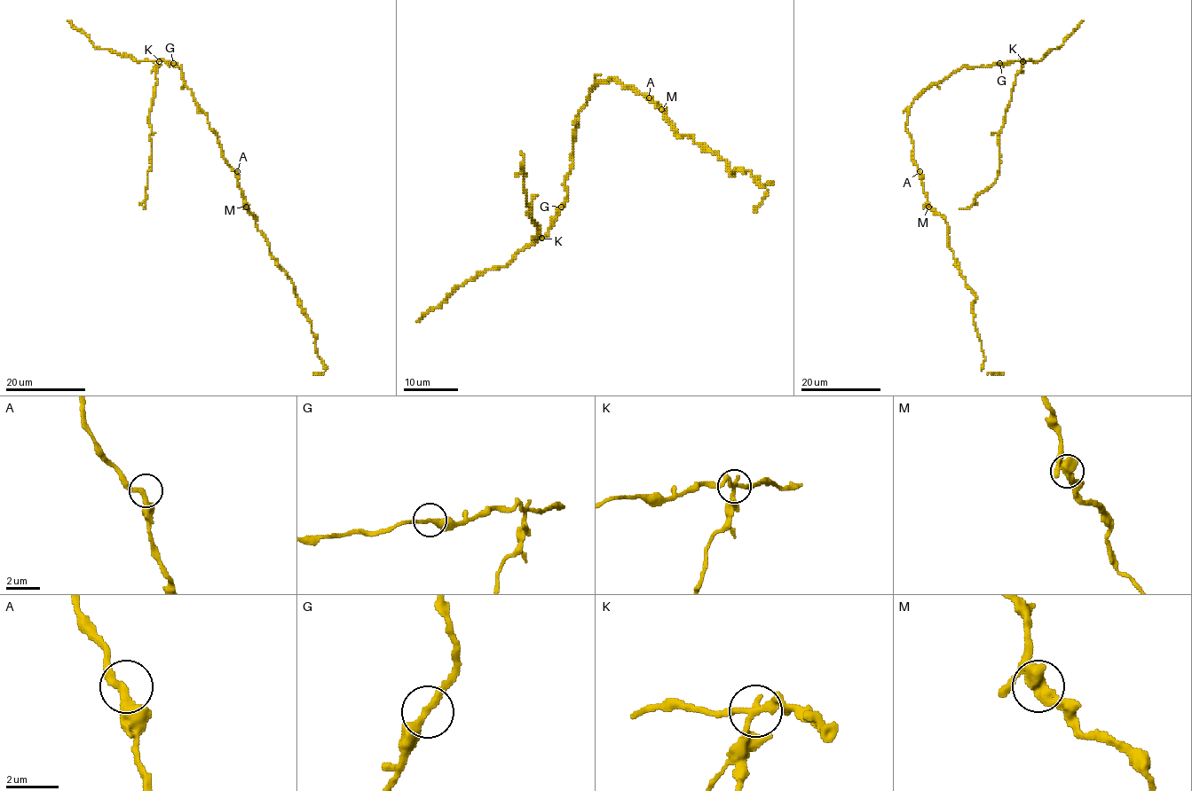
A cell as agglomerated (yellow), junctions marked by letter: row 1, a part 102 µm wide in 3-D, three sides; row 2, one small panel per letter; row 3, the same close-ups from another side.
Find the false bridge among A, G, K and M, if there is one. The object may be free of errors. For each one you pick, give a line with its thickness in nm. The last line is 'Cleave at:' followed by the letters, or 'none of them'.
K: 220 nm thick
Cleave at: K

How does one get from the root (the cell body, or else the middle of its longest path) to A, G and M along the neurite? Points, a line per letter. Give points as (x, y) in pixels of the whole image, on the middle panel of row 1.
A: (608, 80), (615, 78), (624, 88), (631, 86), (649, 97)
G: (608, 80), (593, 88), (588, 103), (578, 113), (572, 166), (565, 179), (566, 200), (561, 207)
M: (608, 80), (615, 78), (624, 88), (634, 88), (661, 110)

